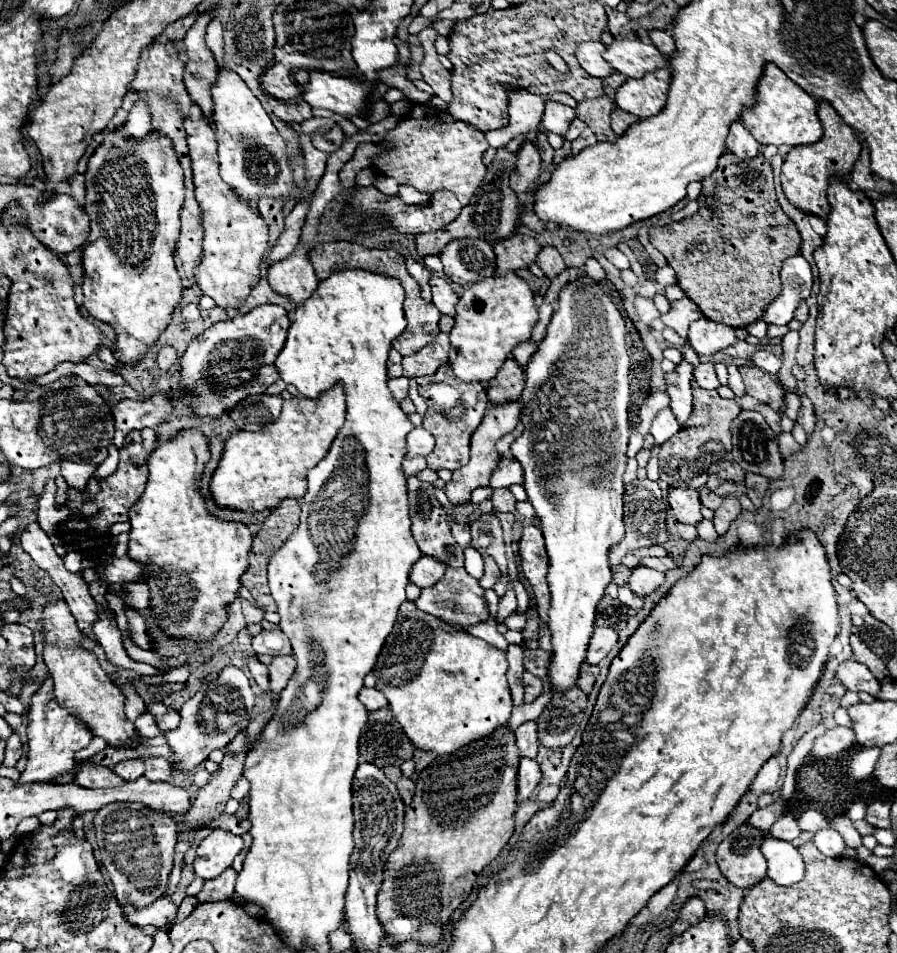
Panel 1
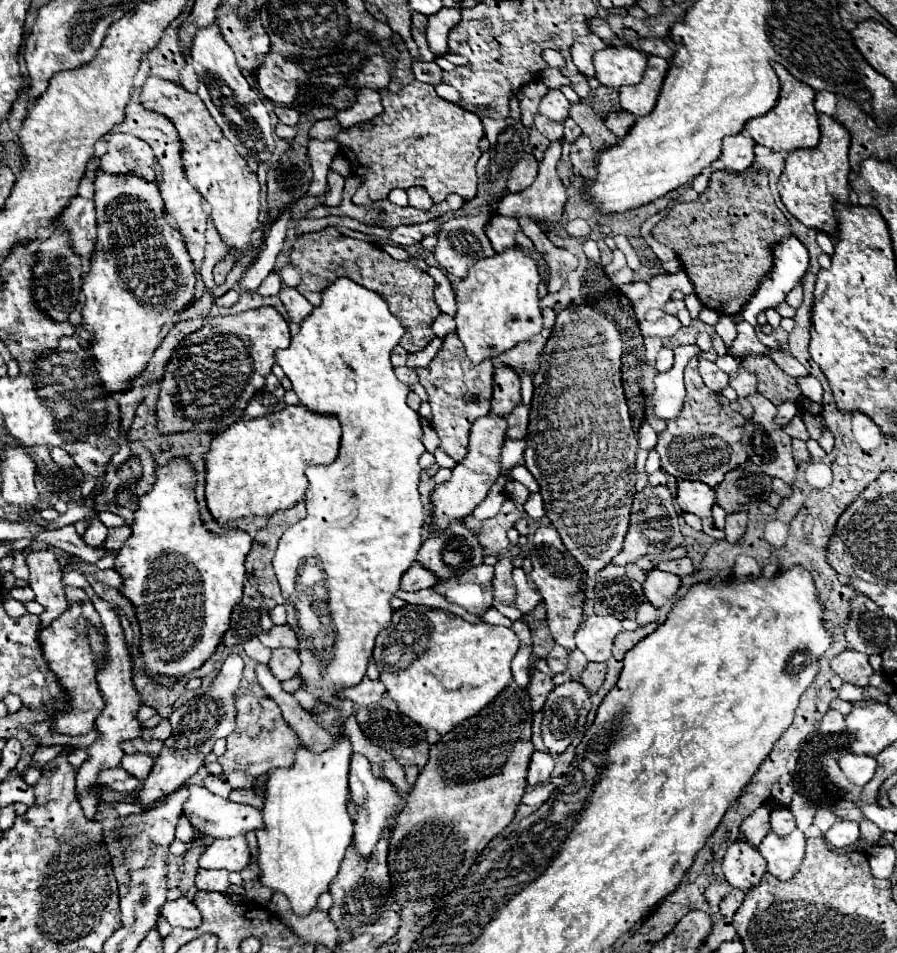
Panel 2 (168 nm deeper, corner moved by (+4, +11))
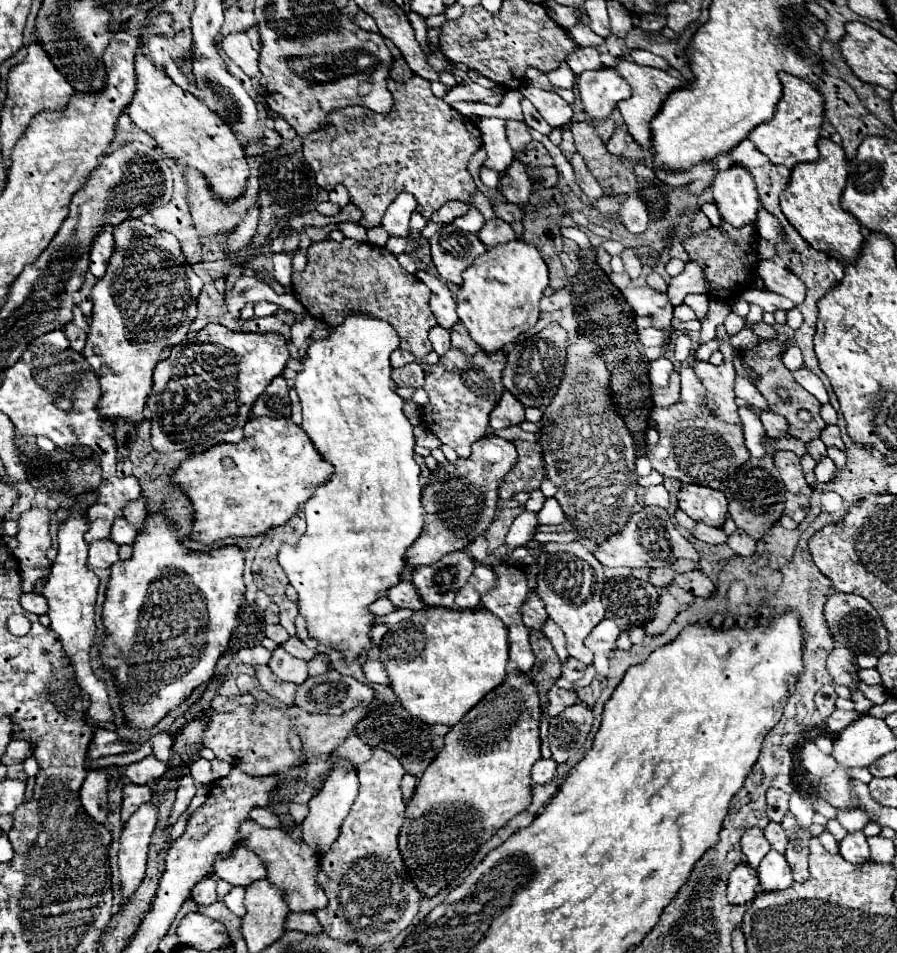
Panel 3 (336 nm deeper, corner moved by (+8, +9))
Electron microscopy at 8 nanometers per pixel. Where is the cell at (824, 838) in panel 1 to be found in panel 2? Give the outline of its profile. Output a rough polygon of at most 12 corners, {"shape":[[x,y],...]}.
{"shape":[[838,820],[826,834],[834,846],[860,838],[856,822]]}

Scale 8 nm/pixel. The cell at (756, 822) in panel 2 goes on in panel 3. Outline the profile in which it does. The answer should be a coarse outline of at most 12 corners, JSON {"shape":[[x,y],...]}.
{"shape":[[748,828],[740,840],[746,862],[758,868],[770,850],[762,828]]}

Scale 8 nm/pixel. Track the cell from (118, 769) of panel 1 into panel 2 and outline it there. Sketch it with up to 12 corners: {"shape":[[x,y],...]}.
{"shape":[[150,754],[124,756],[120,764],[138,780],[146,780],[154,758]]}

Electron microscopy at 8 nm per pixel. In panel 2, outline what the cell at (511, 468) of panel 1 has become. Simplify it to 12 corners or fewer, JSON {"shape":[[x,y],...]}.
{"shape":[[506,440],[502,472],[524,464],[524,440]]}

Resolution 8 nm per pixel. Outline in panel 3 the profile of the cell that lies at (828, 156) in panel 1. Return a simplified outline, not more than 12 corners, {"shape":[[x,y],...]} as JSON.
{"shape":[[830,138],[780,194],[788,222],[842,264],[860,222],[840,206],[846,156]]}

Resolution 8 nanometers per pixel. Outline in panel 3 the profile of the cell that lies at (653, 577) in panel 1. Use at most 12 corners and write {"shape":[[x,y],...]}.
{"shape":[[664,586],[656,616],[646,624],[654,636],[668,628],[674,616],[692,602],[680,586]]}

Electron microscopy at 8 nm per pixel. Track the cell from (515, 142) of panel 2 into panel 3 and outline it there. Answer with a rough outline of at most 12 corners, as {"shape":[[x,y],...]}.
{"shape":[[506,120],[506,138],[514,152],[532,140],[528,126]]}

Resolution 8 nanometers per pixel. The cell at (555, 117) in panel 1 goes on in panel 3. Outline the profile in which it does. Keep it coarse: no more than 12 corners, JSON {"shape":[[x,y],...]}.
{"shape":[[524,86],[520,92],[552,128],[572,120],[572,108],[556,92]]}

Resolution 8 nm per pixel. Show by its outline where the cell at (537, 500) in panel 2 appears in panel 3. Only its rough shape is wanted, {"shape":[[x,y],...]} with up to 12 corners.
{"shape":[[546,498],[536,512],[540,524],[564,522],[564,512],[554,498]]}

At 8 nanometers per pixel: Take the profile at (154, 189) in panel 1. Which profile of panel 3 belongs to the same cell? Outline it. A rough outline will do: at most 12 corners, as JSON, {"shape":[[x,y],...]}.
{"shape":[[114,226],[82,350],[102,416],[144,420],[204,282],[174,234]]}

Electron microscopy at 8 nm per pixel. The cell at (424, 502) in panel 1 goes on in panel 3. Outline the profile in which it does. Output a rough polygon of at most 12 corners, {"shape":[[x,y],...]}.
{"shape":[[456,550],[410,574],[426,606],[454,606],[476,562]]}

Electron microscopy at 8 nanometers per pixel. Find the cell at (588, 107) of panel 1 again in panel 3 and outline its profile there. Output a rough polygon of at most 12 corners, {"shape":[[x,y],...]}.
{"shape":[[570,122],[576,150],[606,194],[638,192],[634,164],[610,154],[590,122]]}

